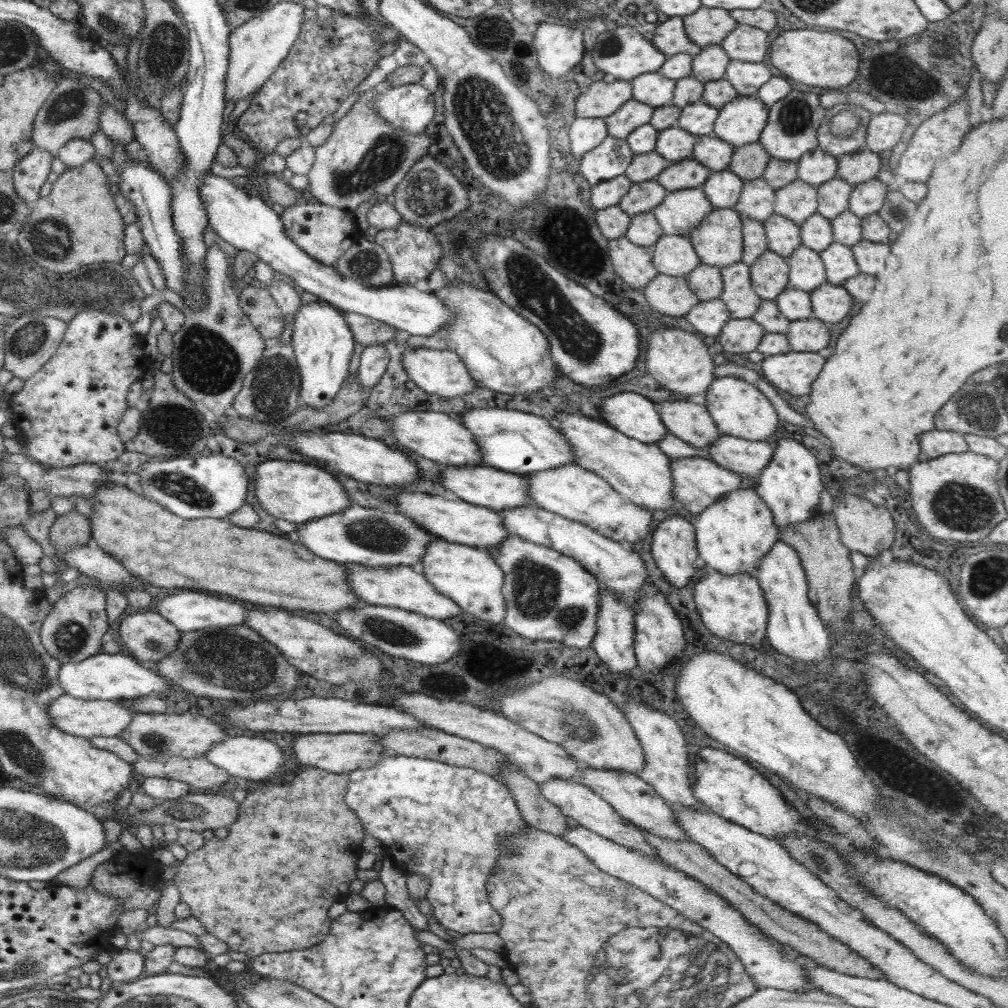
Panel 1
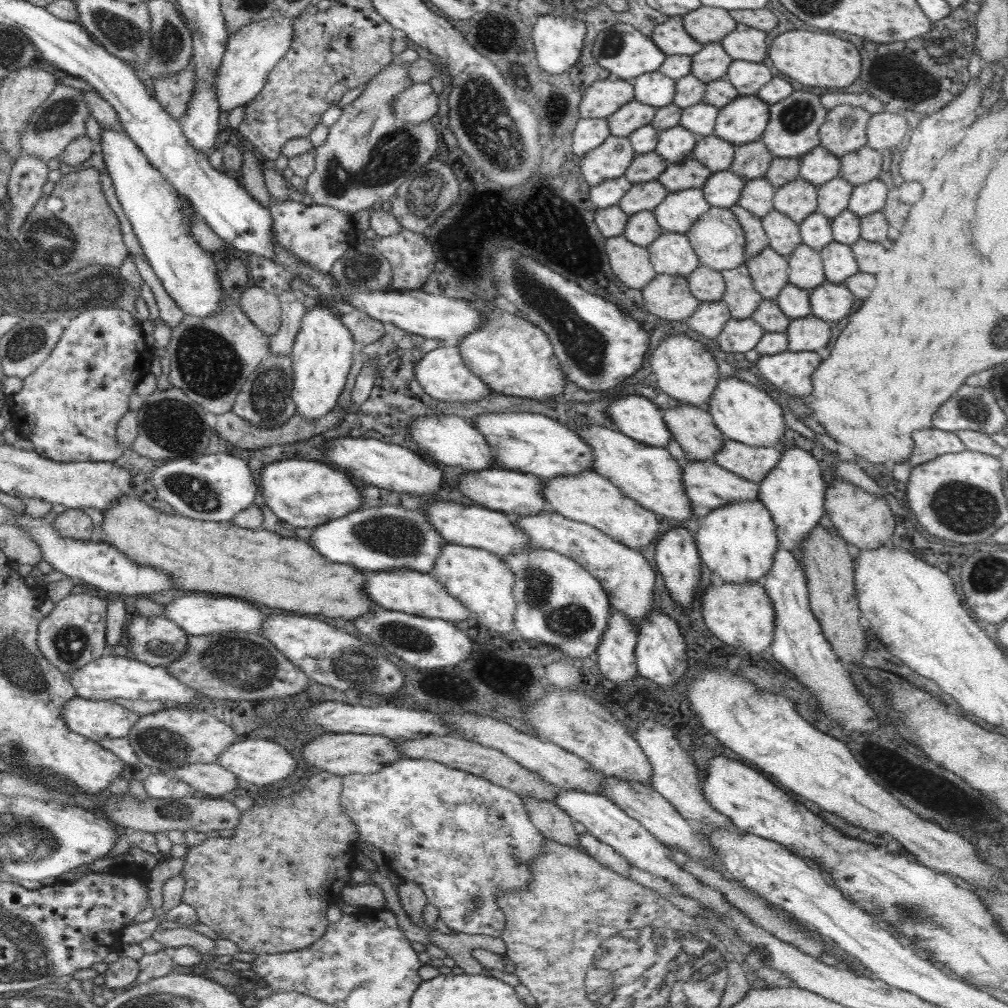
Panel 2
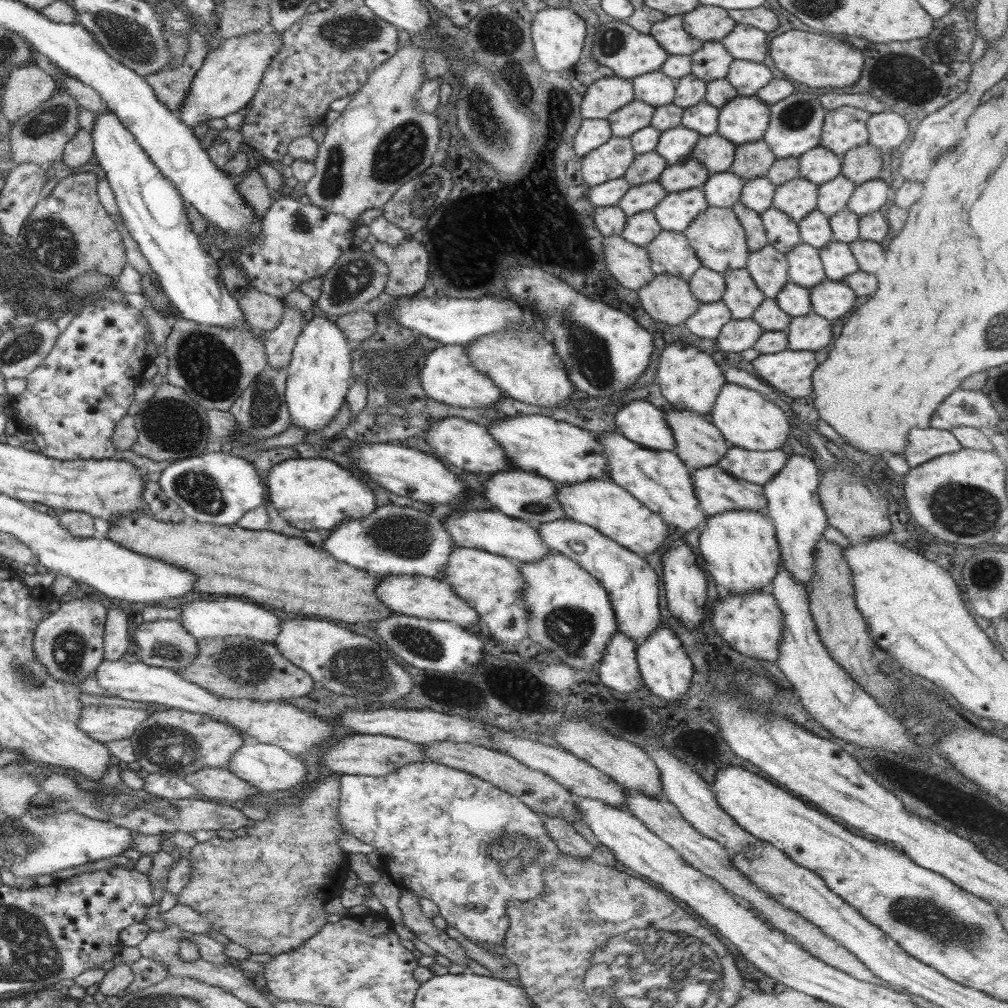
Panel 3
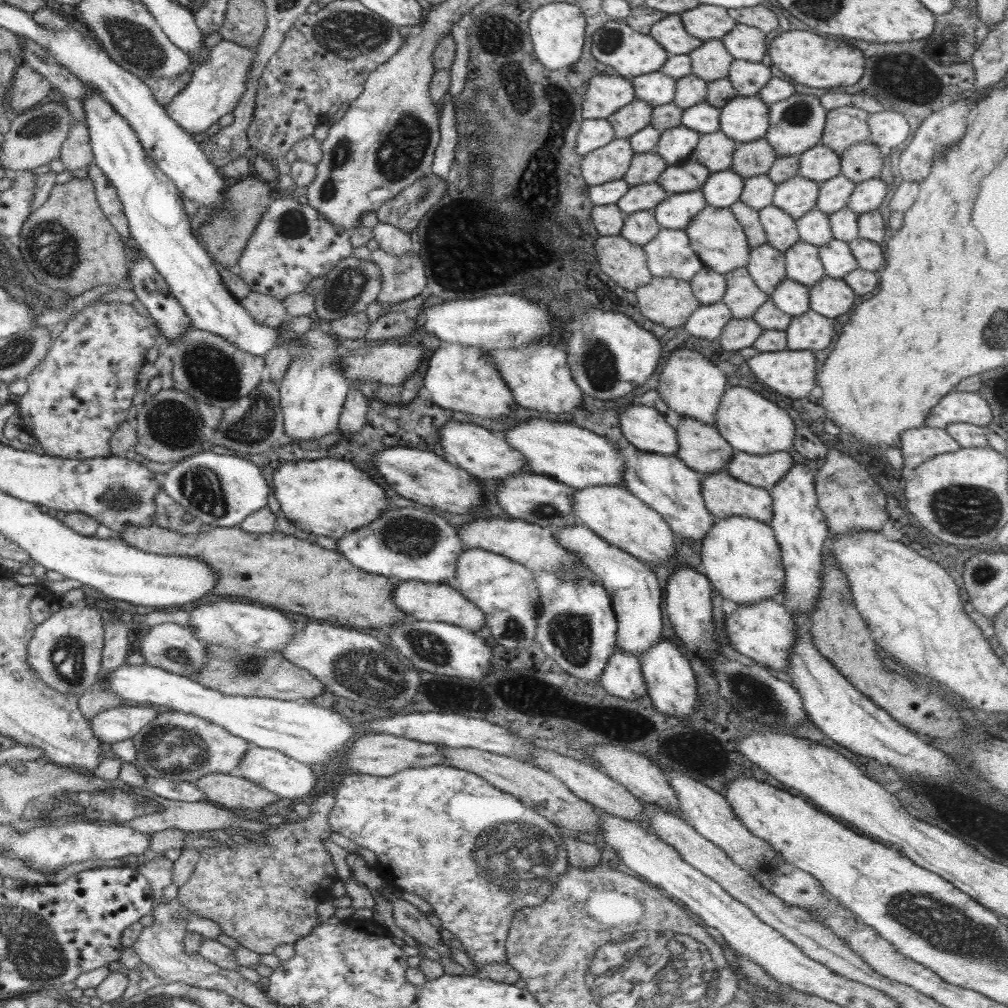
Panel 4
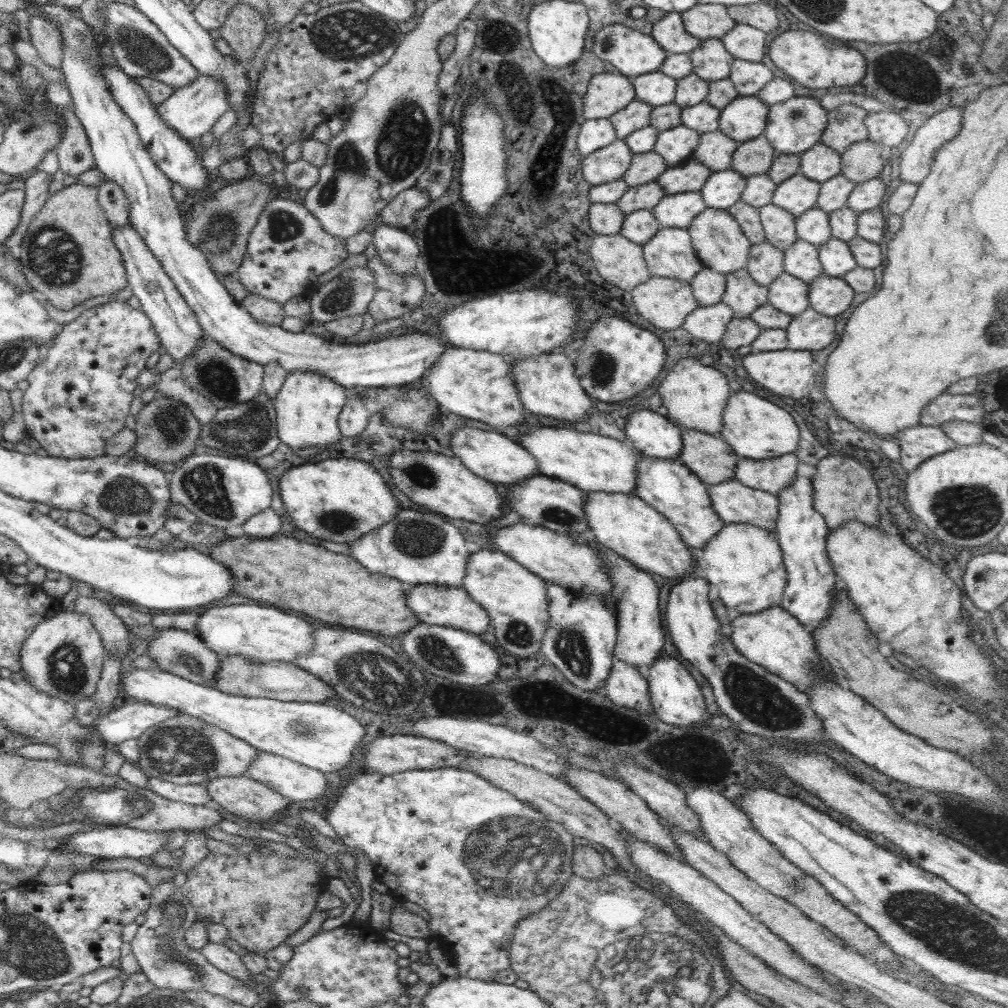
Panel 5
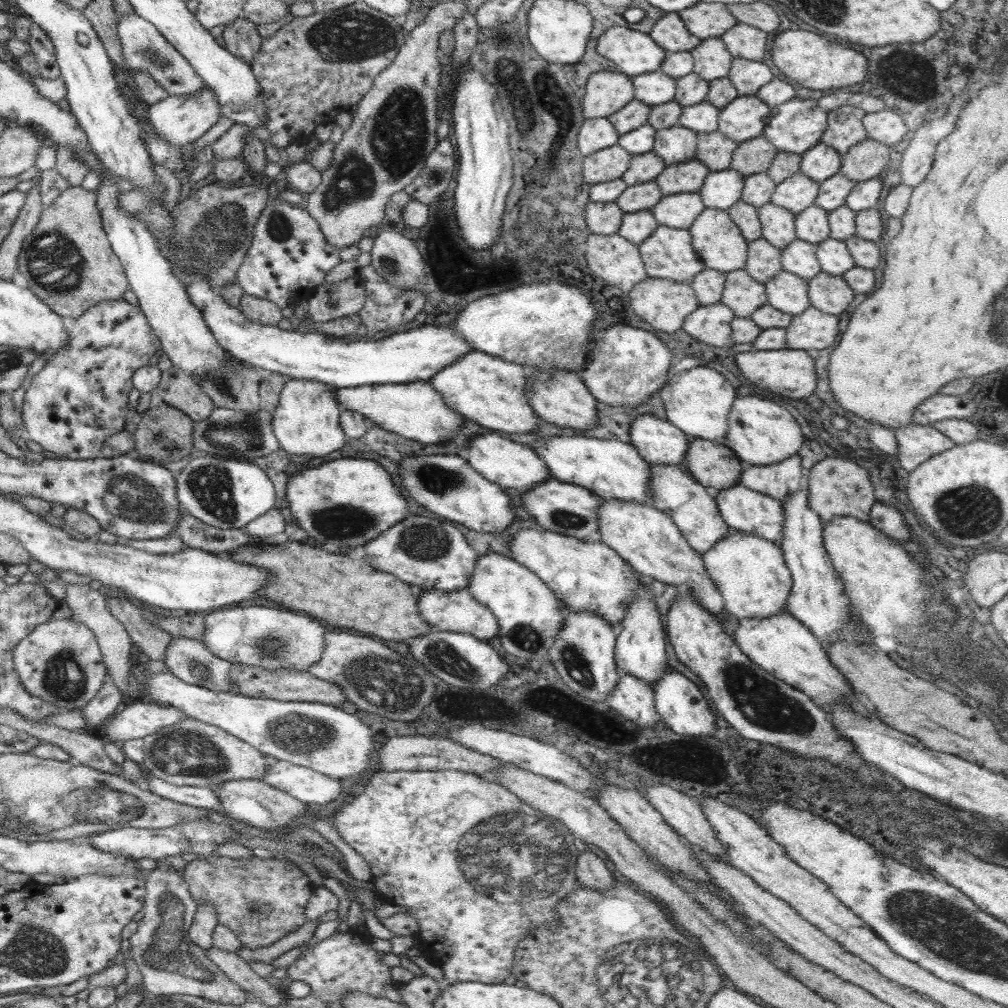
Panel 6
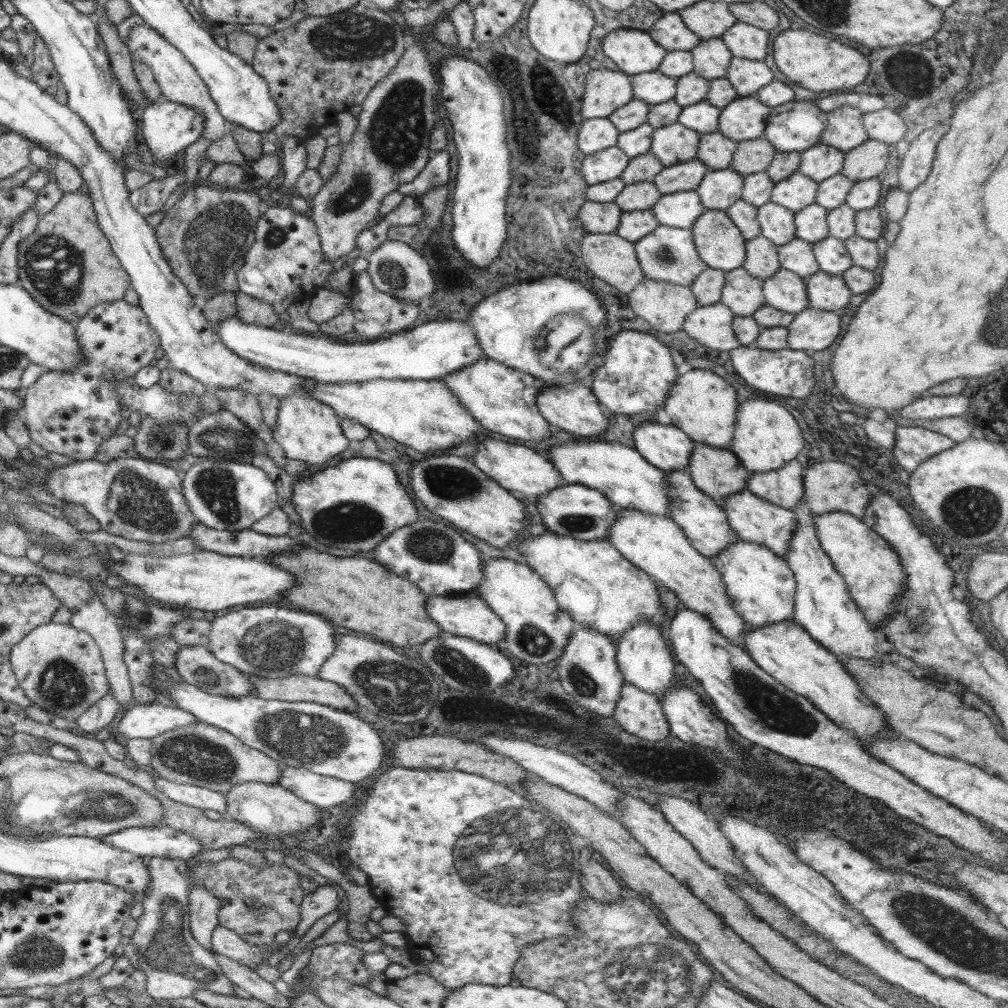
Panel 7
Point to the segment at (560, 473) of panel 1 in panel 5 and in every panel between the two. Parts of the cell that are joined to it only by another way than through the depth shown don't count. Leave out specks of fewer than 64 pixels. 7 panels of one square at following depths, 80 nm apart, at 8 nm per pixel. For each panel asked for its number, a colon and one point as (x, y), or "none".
2: (587, 497)
3: (602, 504)
4: (613, 513)
5: (624, 523)

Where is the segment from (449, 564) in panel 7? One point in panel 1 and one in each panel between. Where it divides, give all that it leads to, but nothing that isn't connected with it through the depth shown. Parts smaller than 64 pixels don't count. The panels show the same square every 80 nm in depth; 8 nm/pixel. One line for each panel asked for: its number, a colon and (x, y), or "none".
1: (358, 535)
2: (377, 539)
3: (396, 540)
4: (406, 543)
5: (415, 548)
6: (427, 553)

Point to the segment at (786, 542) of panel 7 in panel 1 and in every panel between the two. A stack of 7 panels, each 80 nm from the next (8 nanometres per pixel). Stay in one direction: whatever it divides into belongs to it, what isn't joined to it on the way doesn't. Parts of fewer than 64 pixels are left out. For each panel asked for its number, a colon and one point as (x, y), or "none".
1: (698, 482)
2: (708, 486)
3: (718, 491)
4: (724, 495)
5: (733, 501)
6: (745, 510)

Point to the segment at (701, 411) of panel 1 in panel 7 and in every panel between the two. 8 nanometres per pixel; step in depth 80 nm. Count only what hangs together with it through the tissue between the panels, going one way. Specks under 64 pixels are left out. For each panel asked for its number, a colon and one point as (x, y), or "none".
2: (693, 428)
3: (698, 443)
4: (702, 448)
5: (709, 457)
6: (713, 465)
7: (717, 472)

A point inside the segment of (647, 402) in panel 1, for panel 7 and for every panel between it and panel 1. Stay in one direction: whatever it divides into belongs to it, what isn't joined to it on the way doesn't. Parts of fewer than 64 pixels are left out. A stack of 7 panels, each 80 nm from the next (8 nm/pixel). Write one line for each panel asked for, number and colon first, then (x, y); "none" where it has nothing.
2: (635, 416)
3: (640, 421)
4: (646, 428)
5: (652, 435)
6: (656, 440)
7: (663, 445)

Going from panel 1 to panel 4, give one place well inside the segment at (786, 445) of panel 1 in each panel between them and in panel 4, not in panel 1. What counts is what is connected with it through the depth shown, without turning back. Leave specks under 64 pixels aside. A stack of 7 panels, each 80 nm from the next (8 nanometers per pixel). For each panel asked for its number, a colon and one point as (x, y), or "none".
2: (793, 491)
3: (794, 506)
4: (800, 527)

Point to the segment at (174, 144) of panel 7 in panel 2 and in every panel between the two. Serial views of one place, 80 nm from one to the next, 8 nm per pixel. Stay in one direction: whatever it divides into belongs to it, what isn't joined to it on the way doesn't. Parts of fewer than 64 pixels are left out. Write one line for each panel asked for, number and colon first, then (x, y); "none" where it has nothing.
2: (251, 53)
3: (230, 75)
4: (217, 85)
5: (192, 110)
6: (178, 119)

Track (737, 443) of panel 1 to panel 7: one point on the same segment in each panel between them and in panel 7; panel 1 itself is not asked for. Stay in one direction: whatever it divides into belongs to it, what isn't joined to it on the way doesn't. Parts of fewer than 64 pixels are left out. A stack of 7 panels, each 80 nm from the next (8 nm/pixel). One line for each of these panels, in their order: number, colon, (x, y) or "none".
2: (753, 463)
3: (758, 467)
4: (763, 471)
5: (772, 475)
6: (781, 480)
7: (784, 486)

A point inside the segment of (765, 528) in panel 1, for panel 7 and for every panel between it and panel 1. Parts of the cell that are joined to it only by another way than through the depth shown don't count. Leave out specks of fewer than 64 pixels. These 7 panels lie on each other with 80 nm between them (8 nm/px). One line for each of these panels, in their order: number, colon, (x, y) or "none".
2: (738, 541)
3: (740, 548)
4: (741, 558)
5: (744, 563)
6: (751, 574)
7: (761, 587)

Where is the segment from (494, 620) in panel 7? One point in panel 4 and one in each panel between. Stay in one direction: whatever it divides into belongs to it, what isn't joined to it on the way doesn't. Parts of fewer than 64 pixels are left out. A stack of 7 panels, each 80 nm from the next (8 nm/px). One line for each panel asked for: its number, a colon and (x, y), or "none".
4: (440, 602)
5: (451, 607)
6: (458, 611)

